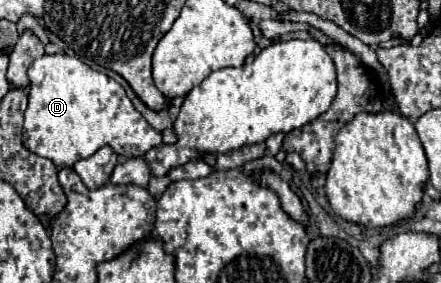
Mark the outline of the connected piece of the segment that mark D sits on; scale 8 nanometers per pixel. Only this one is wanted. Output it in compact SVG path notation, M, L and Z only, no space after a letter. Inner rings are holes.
M44 54L32 62L28 68L28 108L24 112L24 126L22 126L22 142L24 146L56 164L56 168L70 168L74 162L92 156L98 148L110 144L112 150L124 158L138 158L154 146L162 144L160 132L156 132L142 114L134 108L132 100L126 96L126 90L106 74L92 70L84 62L74 56L66 54Z

